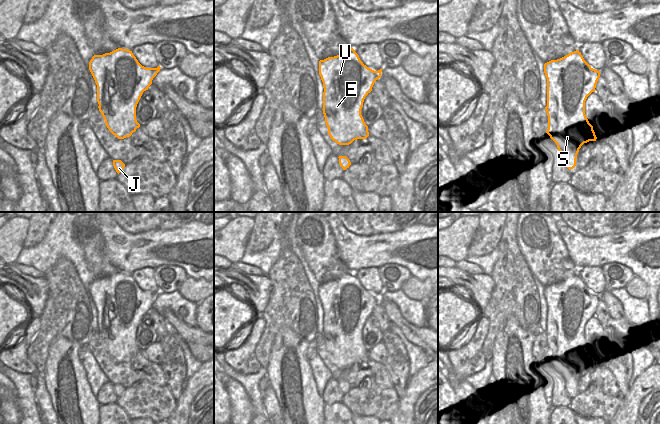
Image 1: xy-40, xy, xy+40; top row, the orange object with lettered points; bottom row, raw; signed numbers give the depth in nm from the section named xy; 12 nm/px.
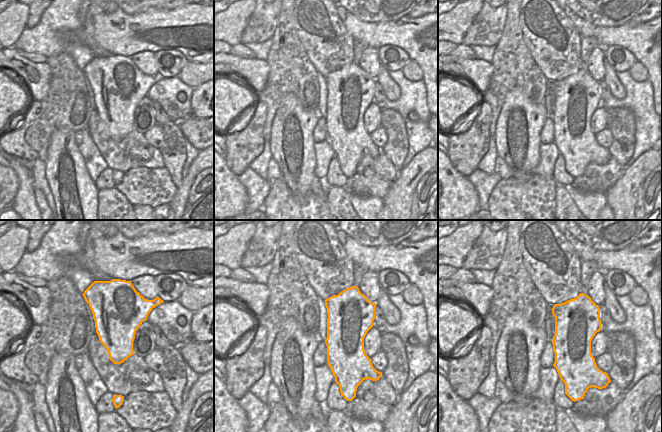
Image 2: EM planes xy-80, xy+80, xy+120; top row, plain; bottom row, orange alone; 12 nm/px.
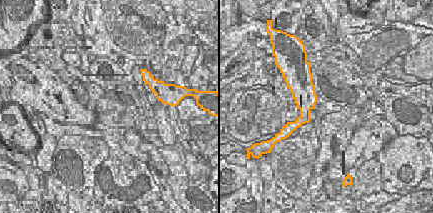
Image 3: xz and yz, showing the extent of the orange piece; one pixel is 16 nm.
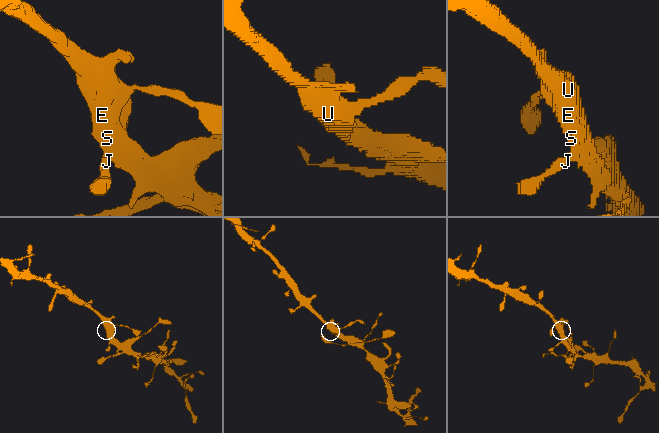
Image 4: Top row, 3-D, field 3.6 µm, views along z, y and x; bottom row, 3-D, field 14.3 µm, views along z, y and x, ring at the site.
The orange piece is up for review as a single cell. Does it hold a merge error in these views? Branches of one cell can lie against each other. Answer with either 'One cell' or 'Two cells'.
One cell.

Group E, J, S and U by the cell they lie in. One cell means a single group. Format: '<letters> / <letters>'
E J S U

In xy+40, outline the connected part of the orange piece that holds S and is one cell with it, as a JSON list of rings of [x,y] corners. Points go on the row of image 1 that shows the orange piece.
[[[576,50],[545,63],[544,73],[547,78],[546,133],[557,144],[570,170],[576,166],[581,146],[597,139],[585,115],[585,101],[595,92],[600,71],[593,69]]]

